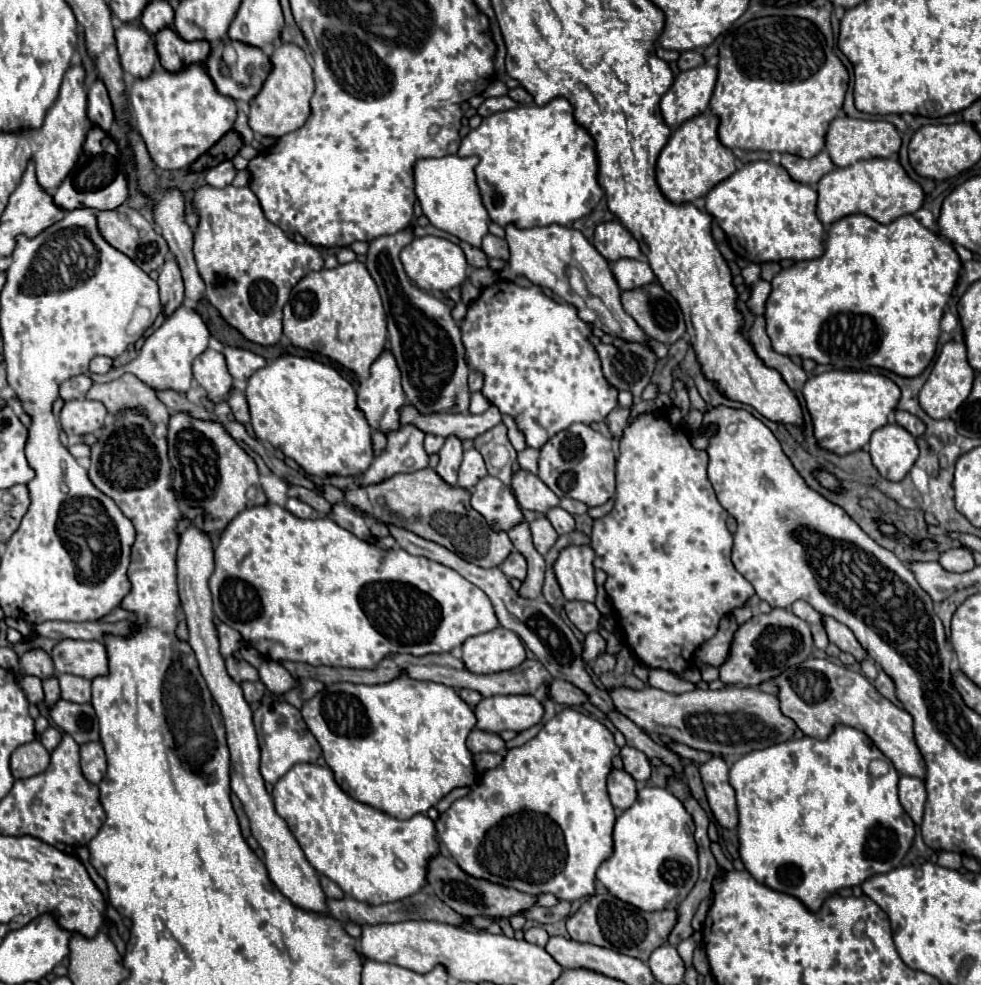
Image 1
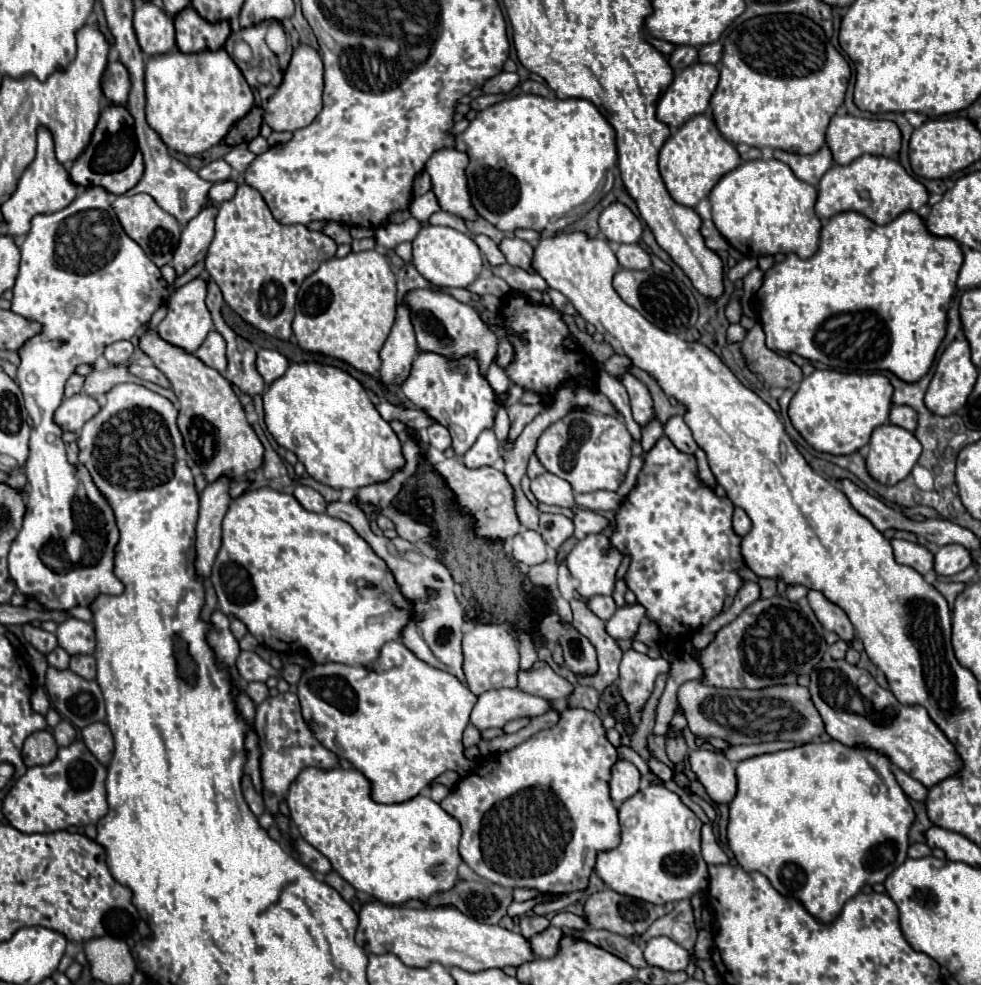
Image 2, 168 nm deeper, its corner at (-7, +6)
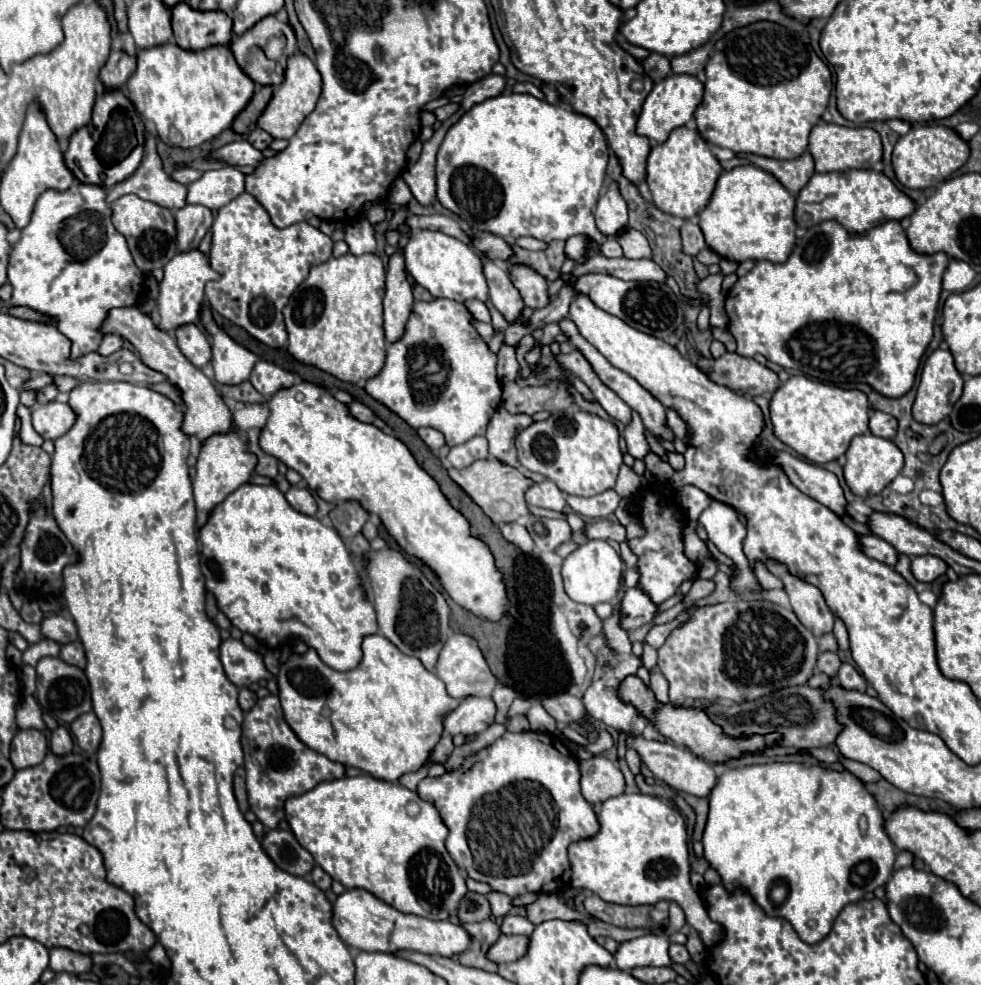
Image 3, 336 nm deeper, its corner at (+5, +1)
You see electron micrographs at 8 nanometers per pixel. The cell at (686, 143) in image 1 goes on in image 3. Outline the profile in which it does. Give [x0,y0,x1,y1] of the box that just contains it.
[646,127,722,219]

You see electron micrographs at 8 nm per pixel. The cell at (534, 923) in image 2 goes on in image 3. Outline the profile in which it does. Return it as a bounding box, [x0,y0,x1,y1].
[502,915,534,935]

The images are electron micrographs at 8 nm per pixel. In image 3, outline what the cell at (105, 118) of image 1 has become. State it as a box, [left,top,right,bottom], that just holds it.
[100,51,136,91]

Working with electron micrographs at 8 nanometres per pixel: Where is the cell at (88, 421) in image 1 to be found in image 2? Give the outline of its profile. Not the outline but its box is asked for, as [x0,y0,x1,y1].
[54,394,100,432]

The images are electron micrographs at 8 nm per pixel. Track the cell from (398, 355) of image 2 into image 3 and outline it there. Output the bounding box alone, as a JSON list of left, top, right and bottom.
[384,253,414,343]

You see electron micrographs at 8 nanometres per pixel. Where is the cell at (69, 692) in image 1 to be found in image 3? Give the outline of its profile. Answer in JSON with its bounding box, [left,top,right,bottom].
[60,641,86,669]

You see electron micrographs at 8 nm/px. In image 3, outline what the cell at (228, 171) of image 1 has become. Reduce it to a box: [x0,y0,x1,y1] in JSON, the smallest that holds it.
[172,167,202,185]

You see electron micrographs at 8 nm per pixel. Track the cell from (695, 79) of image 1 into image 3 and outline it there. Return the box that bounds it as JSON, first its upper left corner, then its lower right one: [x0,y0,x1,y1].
[636,75,704,143]

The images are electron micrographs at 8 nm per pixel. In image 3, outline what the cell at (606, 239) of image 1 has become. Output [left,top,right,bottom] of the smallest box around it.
[594,183,628,237]

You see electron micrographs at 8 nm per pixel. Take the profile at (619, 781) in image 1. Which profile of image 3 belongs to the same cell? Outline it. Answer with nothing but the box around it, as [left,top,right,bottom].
[580,755,624,803]

